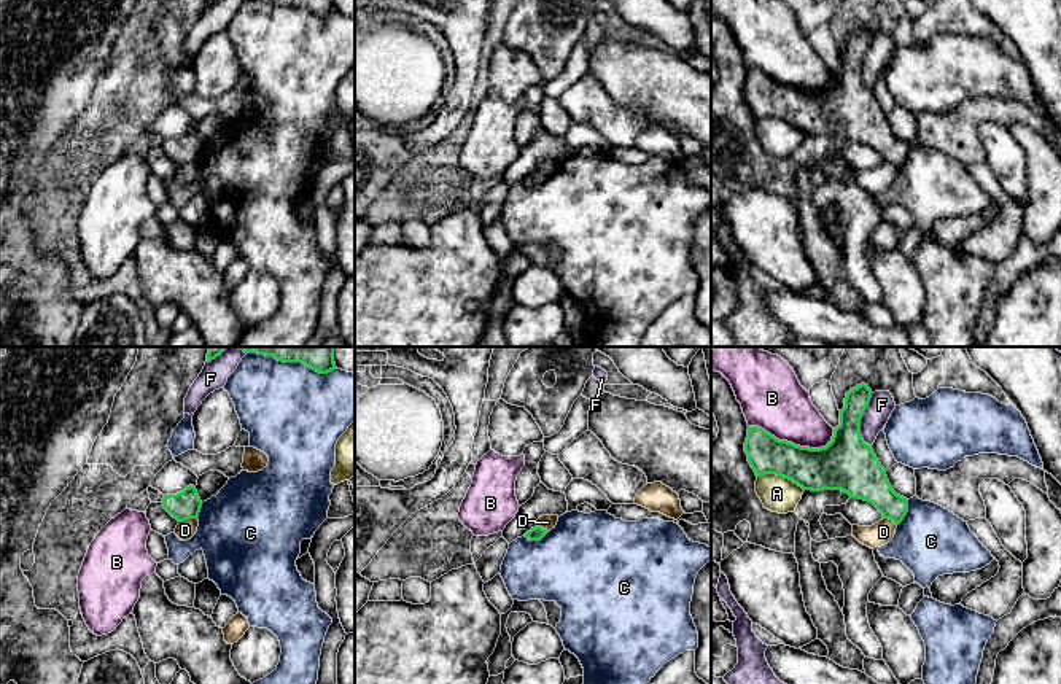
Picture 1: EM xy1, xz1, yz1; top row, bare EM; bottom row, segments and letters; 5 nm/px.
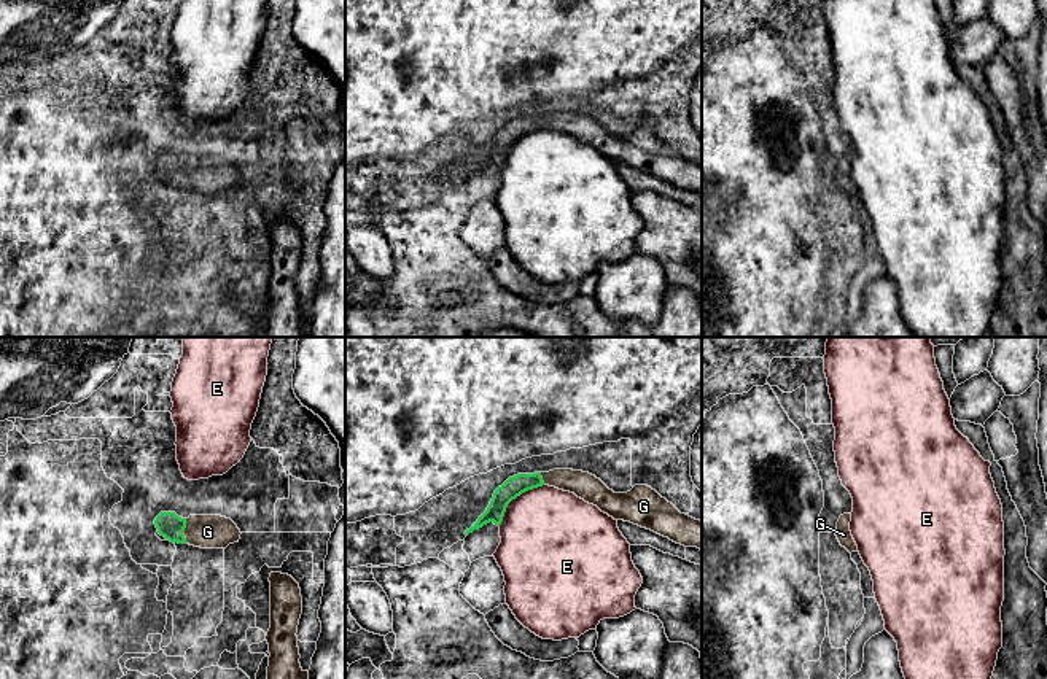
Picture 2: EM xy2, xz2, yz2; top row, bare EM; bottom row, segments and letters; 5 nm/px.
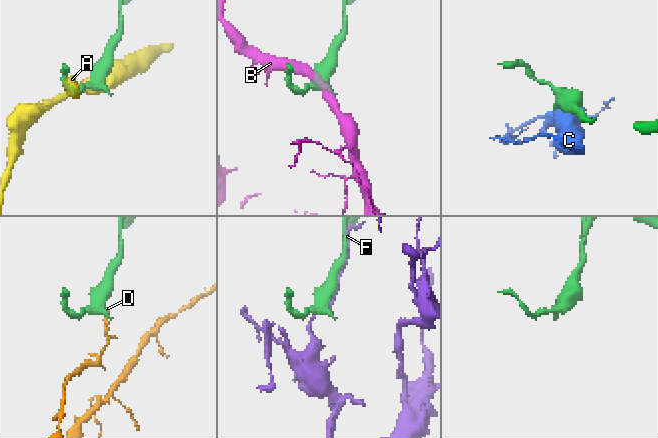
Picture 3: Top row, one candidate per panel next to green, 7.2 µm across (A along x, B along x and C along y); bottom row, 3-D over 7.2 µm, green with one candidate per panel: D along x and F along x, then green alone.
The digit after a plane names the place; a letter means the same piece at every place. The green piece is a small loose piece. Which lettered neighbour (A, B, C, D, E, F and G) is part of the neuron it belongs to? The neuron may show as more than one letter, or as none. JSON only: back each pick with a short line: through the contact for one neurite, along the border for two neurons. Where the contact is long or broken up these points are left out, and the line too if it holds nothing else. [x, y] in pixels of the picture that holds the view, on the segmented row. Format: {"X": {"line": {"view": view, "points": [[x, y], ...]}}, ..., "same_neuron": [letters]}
{"G": {"line": {"view": "xy2", "points": [[169, 525], [183, 530], [207, 531]]}}, "same_neuron": ["G"]}

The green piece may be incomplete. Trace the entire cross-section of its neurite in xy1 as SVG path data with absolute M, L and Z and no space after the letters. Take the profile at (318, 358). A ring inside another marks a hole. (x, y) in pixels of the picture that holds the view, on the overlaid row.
M208 347L205 363L220 356L226 348L240 348L245 353L274 356L283 363L302 363L320 374L337 369L334 347Z

